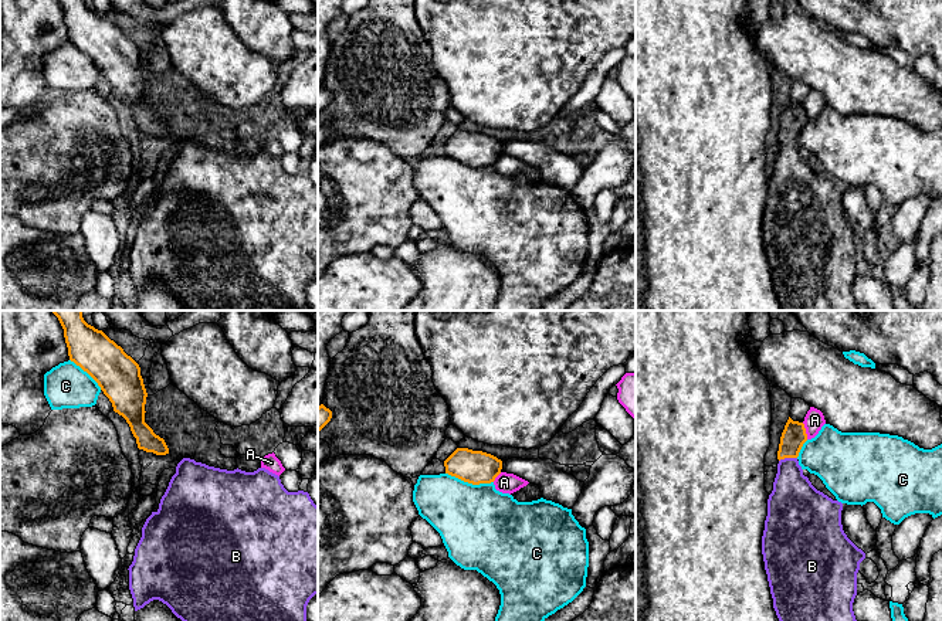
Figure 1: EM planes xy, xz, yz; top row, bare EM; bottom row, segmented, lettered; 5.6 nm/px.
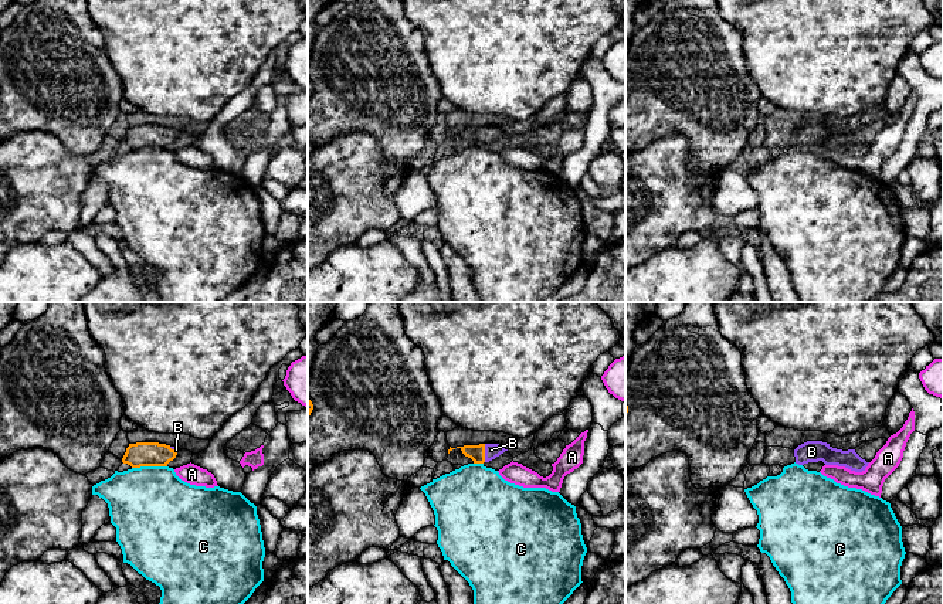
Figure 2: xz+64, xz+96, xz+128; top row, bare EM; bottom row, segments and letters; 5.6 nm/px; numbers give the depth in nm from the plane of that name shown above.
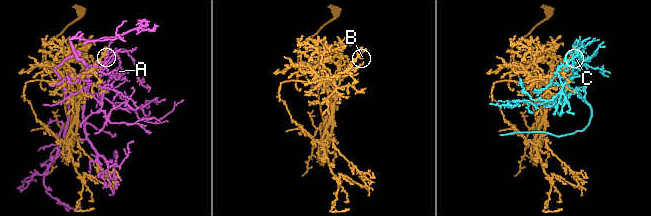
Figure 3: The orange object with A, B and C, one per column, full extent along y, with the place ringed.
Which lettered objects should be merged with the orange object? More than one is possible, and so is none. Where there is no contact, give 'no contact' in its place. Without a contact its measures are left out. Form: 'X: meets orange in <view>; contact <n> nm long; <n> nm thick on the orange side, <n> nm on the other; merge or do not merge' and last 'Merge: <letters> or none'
A: meets orange in yz; contact 100 nm long; 140 nm thick on the orange side, 110 nm on the other; do not merge
B: meets orange in yz; contact 110 nm long; 140 nm thick on the orange side, 260 nm on the other; merge
C: meets orange in xz; contact 280 nm long; 190 nm thick on the orange side, 440 nm on the other; do not merge
Merge: B

